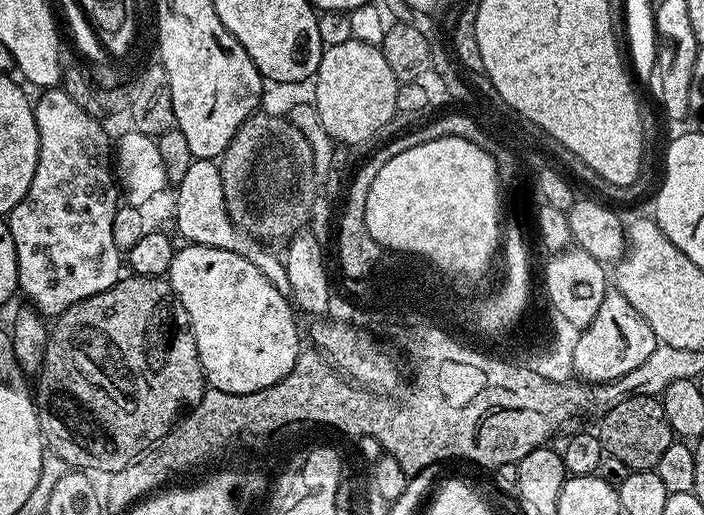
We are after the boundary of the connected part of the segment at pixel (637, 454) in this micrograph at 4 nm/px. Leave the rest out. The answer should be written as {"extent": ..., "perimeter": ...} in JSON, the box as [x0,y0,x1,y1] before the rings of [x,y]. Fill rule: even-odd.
{"extent":[598,396,674,472],"perimeter":[[[655,396],[626,398],[599,417],[598,424],[600,444],[604,447],[605,453],[626,462],[626,466],[633,472],[653,471],[666,446],[674,442],[674,433],[666,418],[666,410]]]}

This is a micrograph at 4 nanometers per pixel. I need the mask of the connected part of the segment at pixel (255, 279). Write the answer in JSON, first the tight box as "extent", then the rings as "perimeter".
{"extent":[166,243,302,394],"perimeter":[[[185,243],[183,247],[172,259],[166,279],[188,315],[205,381],[223,392],[250,394],[286,378],[302,351],[300,332],[296,329],[297,313],[289,297],[279,292],[254,262],[237,252],[201,244]]]}

